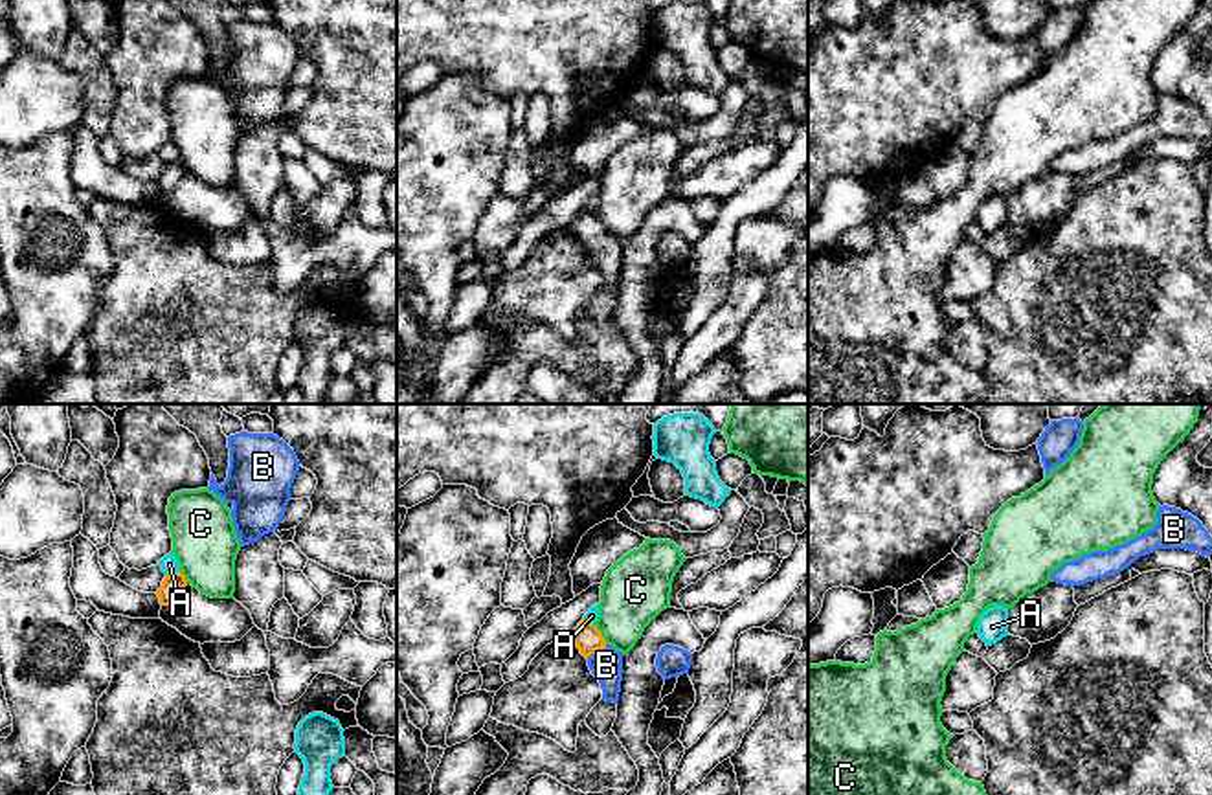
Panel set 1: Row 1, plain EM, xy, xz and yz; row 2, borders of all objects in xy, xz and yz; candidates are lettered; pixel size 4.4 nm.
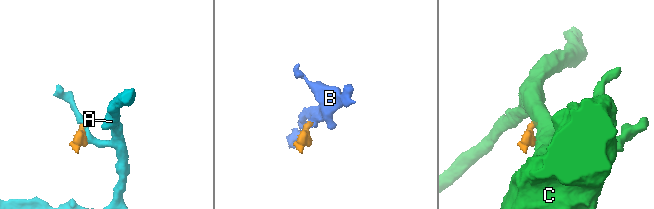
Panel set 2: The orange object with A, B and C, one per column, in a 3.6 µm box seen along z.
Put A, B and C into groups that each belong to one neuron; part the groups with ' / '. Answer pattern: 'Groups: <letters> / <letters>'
Groups: A / B / C

